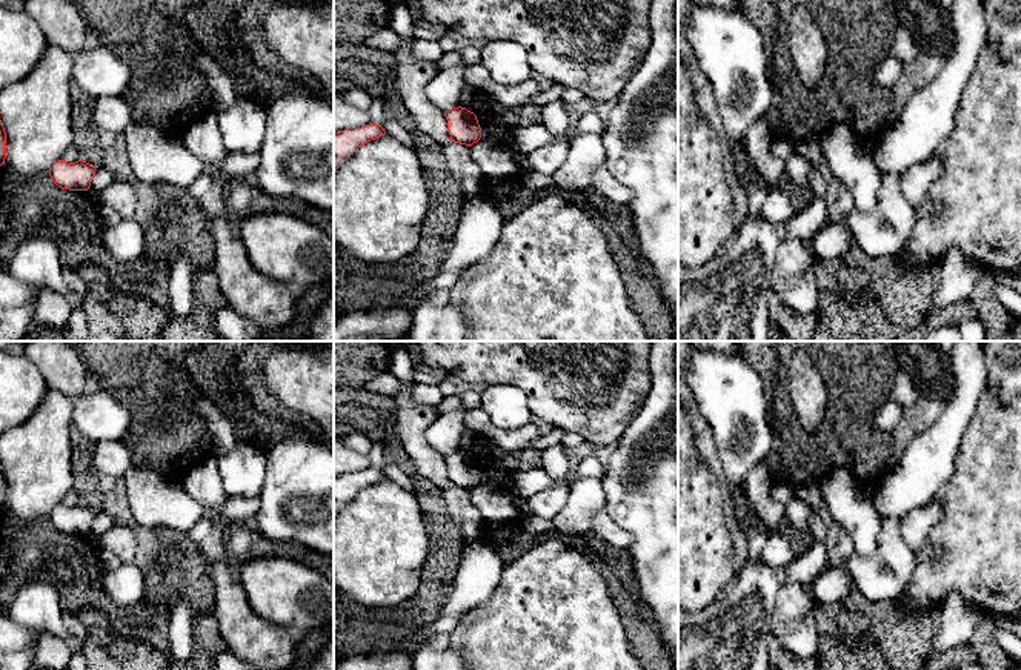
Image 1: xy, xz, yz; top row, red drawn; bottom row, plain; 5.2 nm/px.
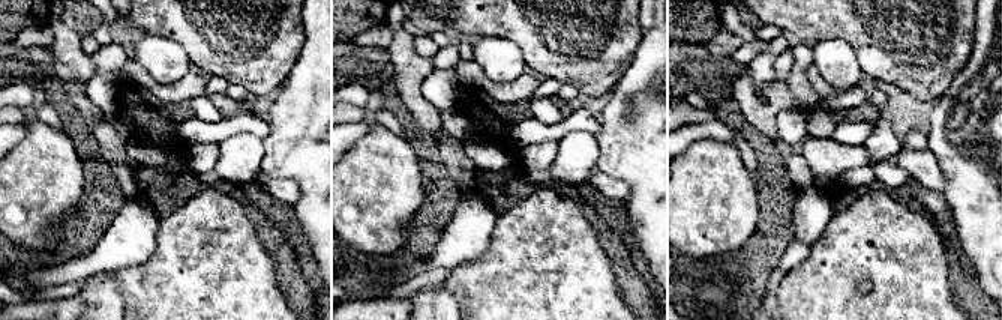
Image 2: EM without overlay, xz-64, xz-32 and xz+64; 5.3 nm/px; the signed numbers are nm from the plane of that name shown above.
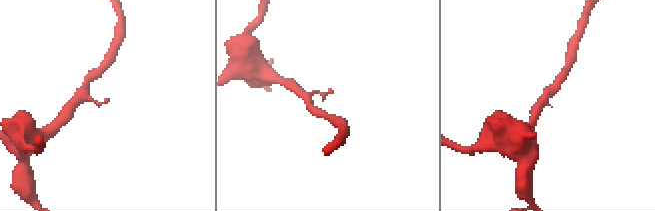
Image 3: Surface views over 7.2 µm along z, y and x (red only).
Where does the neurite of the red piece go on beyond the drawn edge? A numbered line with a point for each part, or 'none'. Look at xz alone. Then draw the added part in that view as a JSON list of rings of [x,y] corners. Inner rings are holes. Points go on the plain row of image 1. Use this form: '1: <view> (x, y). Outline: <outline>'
none

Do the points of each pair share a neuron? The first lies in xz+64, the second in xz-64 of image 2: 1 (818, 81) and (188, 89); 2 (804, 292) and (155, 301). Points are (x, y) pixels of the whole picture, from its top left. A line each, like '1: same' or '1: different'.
1: same
2: same

